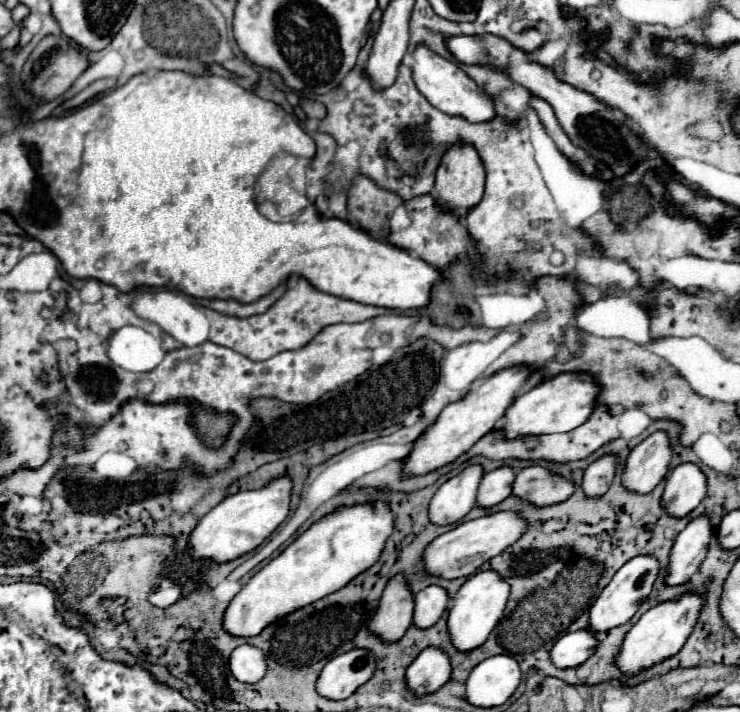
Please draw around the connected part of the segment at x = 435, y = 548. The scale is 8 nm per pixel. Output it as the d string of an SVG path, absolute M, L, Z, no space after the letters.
M498 511L494 515L486 515L468 523L460 523L452 531L440 535L426 547L426 555L422 555L422 569L426 575L442 577L442 579L458 579L470 577L480 569L482 563L502 553L508 545L512 545L526 529L526 523L514 511Z

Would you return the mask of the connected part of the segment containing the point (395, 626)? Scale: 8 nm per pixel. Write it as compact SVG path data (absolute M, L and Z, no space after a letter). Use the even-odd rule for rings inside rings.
M396 575L384 589L378 611L370 621L370 631L384 643L396 643L412 625L414 595L408 591L402 575Z

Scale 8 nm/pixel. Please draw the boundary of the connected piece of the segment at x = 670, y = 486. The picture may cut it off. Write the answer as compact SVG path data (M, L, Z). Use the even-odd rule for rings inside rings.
M682 463L676 469L672 469L670 475L666 477L662 507L666 507L668 515L682 519L700 505L704 495L706 495L704 473L692 463Z

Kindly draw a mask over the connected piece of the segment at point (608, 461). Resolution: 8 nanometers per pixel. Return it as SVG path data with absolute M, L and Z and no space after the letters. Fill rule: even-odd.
M606 455L606 457L590 463L588 469L584 471L584 479L582 479L584 495L590 499L602 497L608 491L612 479L614 479L614 473L616 473L616 457L612 457L612 455Z

